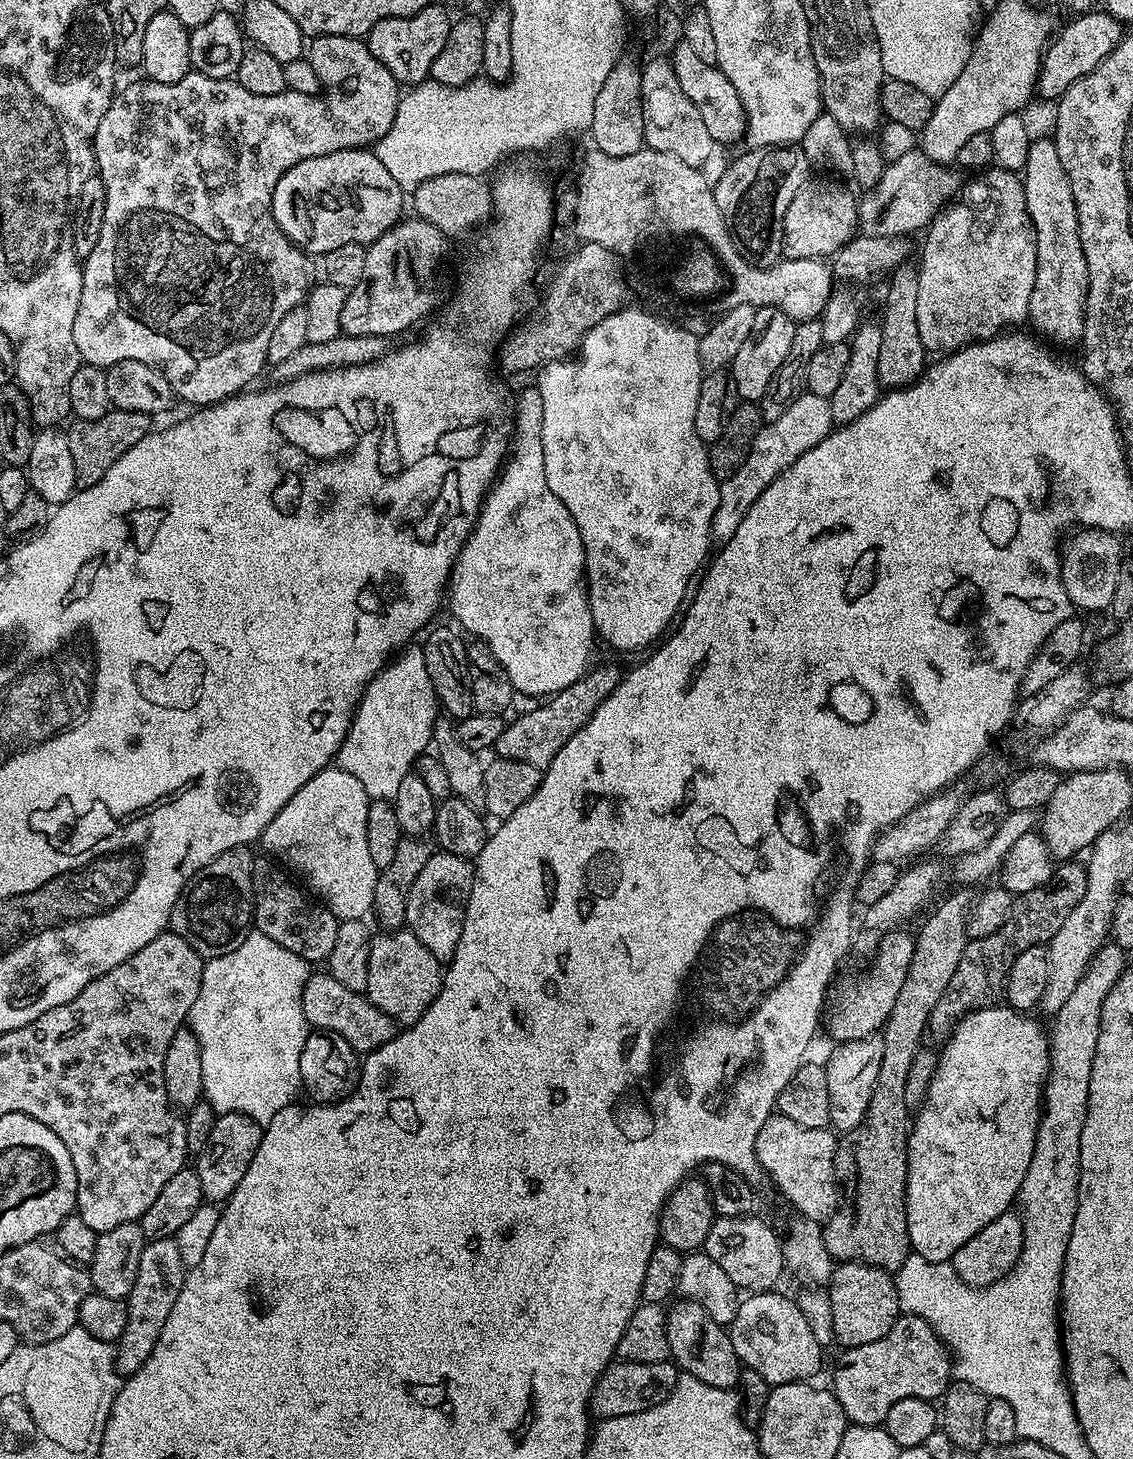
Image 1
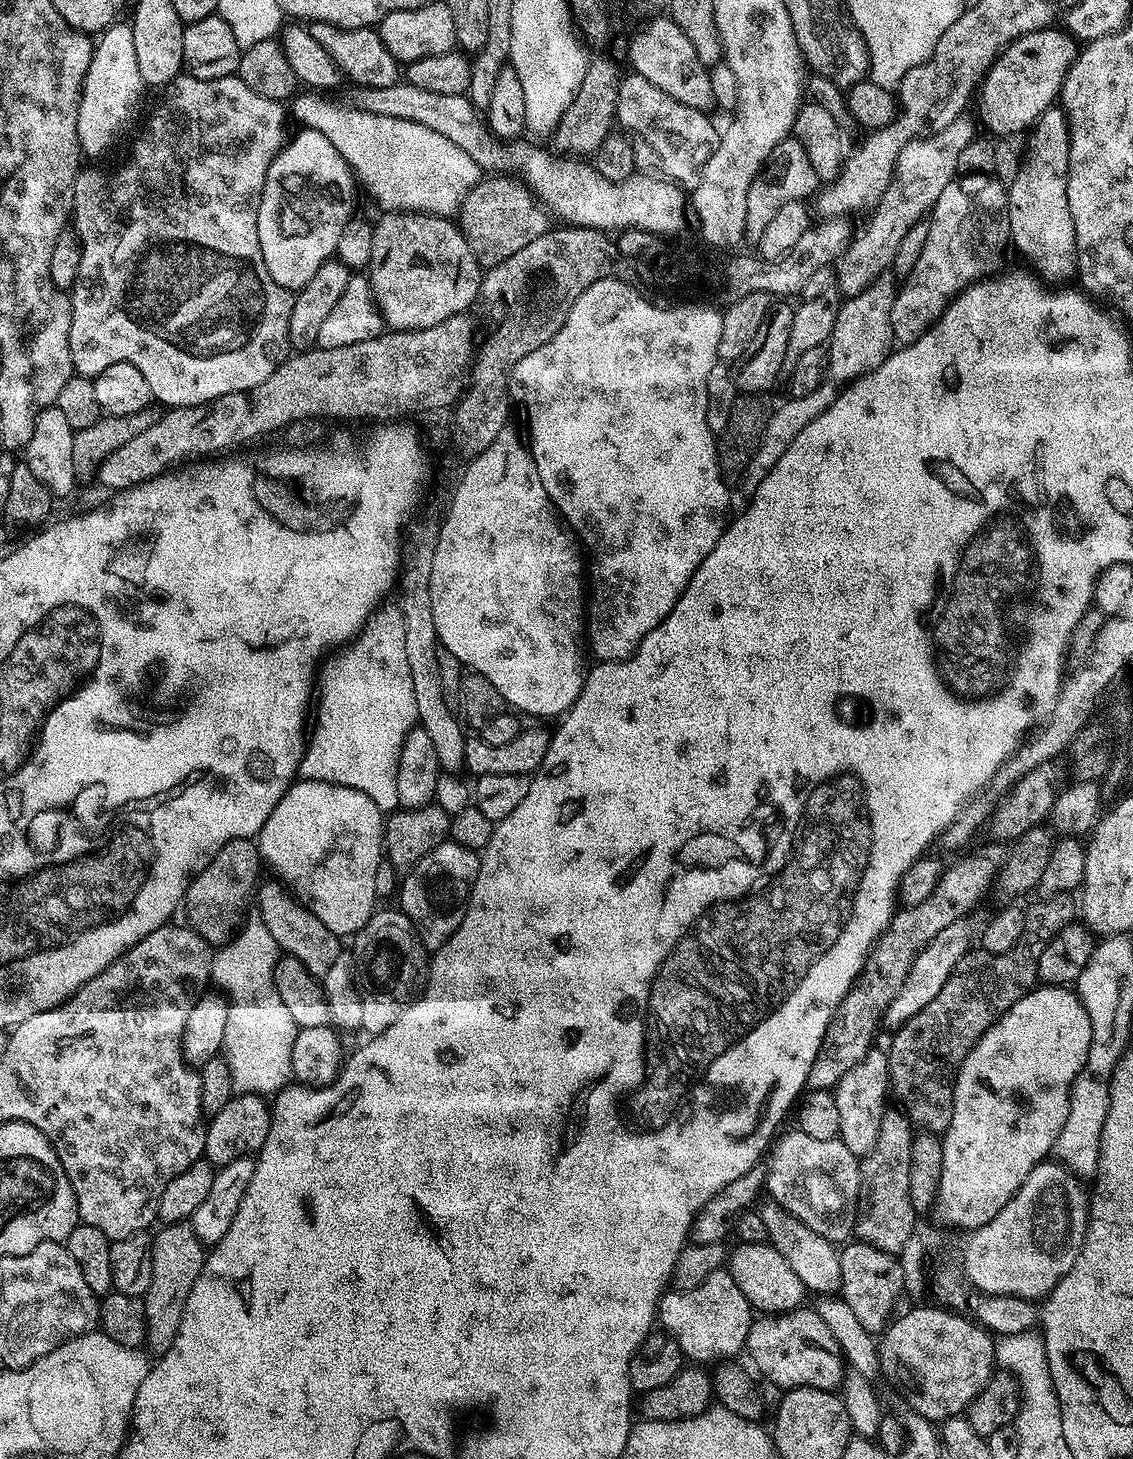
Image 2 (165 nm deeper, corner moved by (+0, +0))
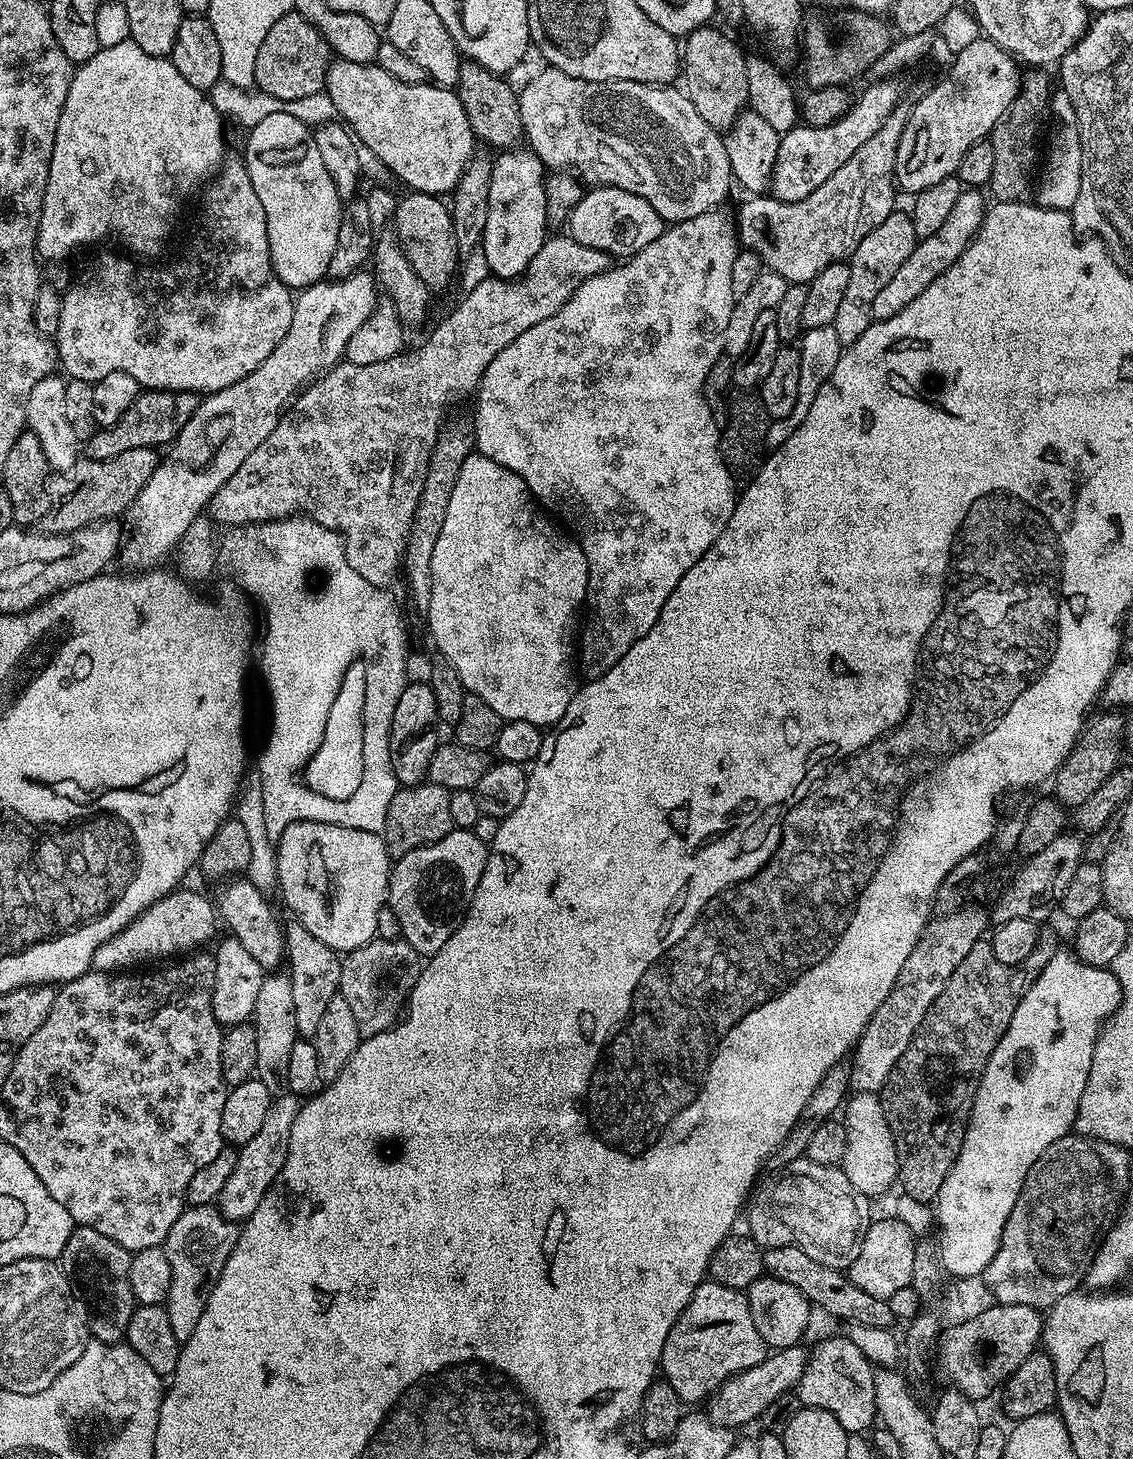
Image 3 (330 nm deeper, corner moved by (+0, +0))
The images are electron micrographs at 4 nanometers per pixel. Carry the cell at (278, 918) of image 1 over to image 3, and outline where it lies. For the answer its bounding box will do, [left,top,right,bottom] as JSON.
[282,922,341,1037]

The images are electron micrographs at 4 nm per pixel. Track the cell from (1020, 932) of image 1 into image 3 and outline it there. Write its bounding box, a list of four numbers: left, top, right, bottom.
[879,930,1057,1205]

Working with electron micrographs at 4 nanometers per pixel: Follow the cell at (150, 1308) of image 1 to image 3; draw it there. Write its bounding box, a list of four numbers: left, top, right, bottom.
[162,1204,239,1346]

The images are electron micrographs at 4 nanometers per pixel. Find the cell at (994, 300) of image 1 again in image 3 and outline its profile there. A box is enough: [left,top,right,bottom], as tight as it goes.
[873,190,984,320]

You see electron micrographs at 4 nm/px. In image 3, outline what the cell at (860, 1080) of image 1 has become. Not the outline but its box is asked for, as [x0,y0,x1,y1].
[842,1092,898,1198]

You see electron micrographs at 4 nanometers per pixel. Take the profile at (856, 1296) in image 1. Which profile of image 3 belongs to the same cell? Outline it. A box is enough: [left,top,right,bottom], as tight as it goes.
[846,1219,917,1301]

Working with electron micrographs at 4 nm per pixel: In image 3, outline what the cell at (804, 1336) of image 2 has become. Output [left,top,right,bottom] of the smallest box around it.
[795,1334,877,1434]

